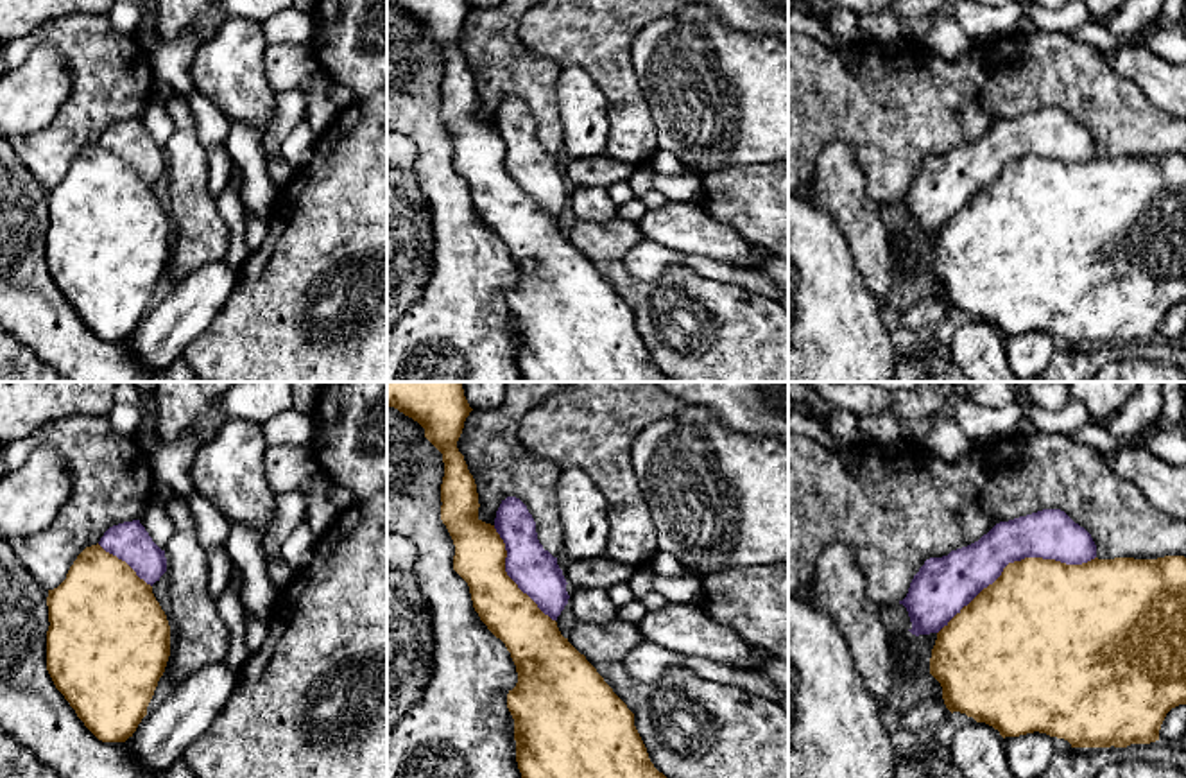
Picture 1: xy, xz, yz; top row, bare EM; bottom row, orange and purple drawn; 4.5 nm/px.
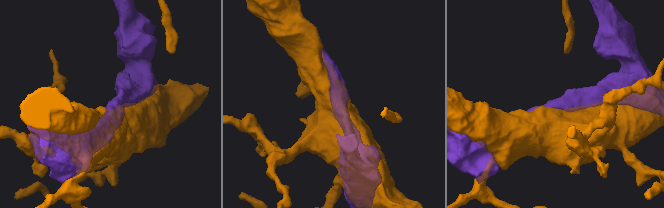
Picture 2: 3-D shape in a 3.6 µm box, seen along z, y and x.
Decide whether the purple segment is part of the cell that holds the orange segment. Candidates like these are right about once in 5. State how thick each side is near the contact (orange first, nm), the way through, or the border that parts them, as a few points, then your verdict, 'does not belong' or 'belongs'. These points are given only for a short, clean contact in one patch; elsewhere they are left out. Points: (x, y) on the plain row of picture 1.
480/220 nm | does not belong

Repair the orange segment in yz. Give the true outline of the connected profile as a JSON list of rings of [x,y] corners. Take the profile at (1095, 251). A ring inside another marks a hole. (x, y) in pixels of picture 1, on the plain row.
[[[1165,154],[1157,158],[1091,158],[1082,163],[1066,163],[1055,158],[1025,156],[1009,161],[1001,174],[964,204],[939,231],[930,256],[930,272],[942,285],[946,307],[985,321],[1005,335],[1046,332],[1064,337],[1071,346],[1127,346],[1159,339],[1166,312],[1186,303],[1186,156]]]

